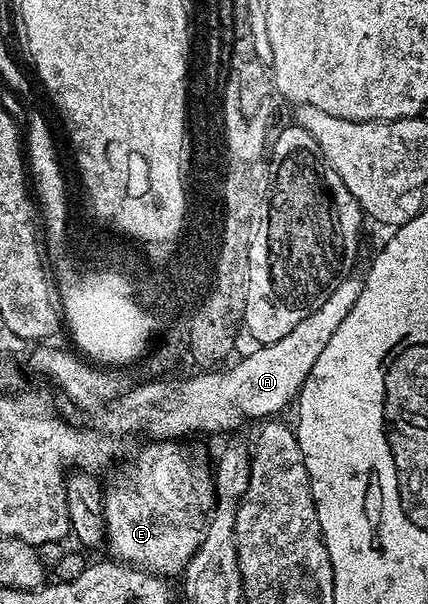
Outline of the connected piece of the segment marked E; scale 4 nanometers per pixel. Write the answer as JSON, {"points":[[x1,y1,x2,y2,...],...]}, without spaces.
{"points":[[153,441,151,445,144,449,132,463,127,463,111,479,111,484,106,485,103,492,103,526,105,528,105,547,111,550,116,560,133,567,141,567,145,571,154,571,157,575,164,577,178,576,186,567,188,561,197,553,197,549,203,540,203,533,207,530,207,521,212,511,215,510,215,477,212,464,207,464,207,459,199,451,194,451,191,447,182,447,179,441]]}

